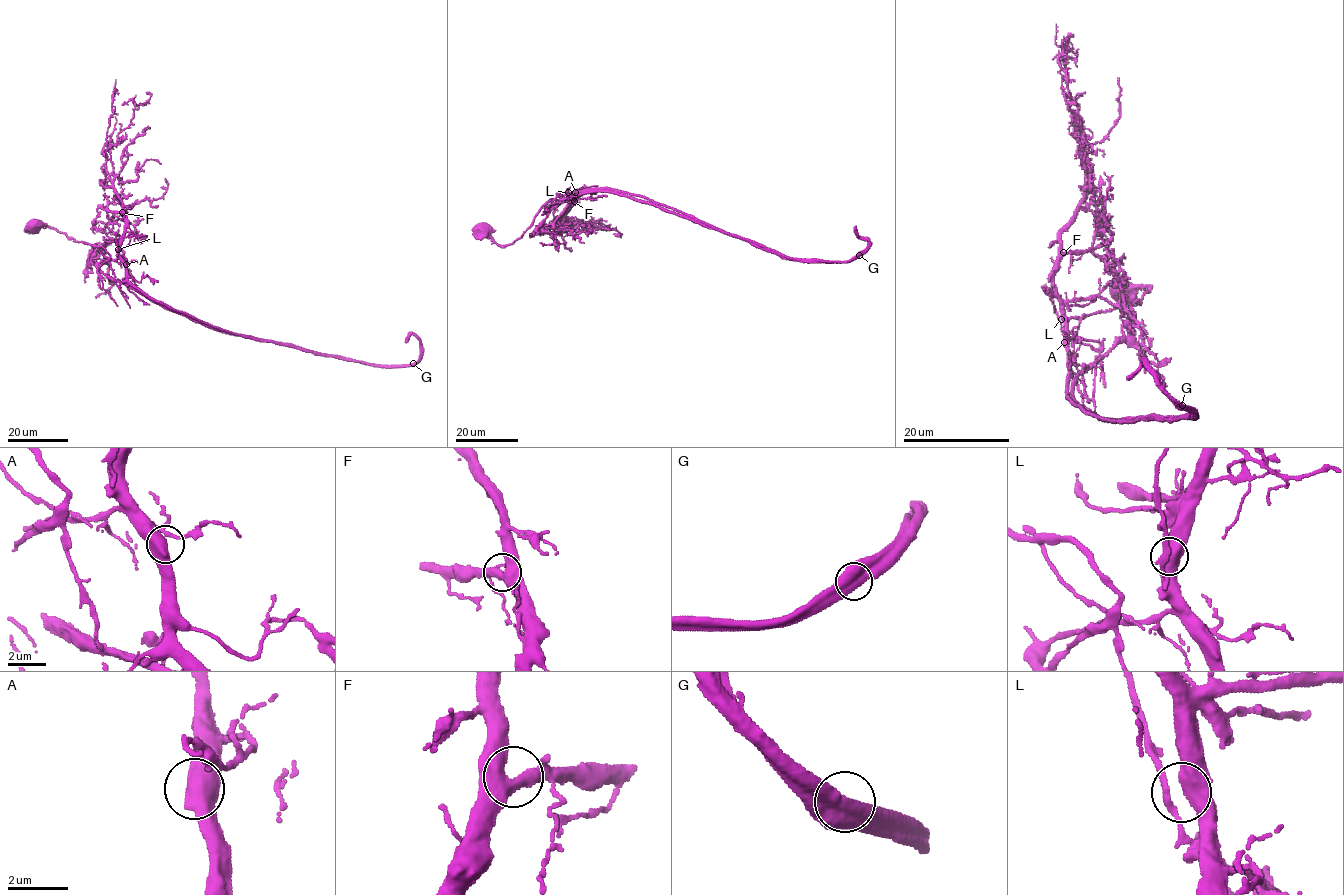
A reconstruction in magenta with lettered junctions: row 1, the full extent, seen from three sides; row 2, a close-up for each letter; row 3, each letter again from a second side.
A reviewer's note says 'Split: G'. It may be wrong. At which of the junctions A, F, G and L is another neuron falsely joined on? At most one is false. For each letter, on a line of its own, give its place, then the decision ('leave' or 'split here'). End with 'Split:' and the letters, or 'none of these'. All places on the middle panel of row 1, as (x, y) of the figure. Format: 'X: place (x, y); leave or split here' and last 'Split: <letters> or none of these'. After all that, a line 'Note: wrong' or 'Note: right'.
A: place (575, 192); leave
F: place (574, 201); leave
G: place (859, 255); split here
L: place (568, 192); leave
Split: G
Note: right

